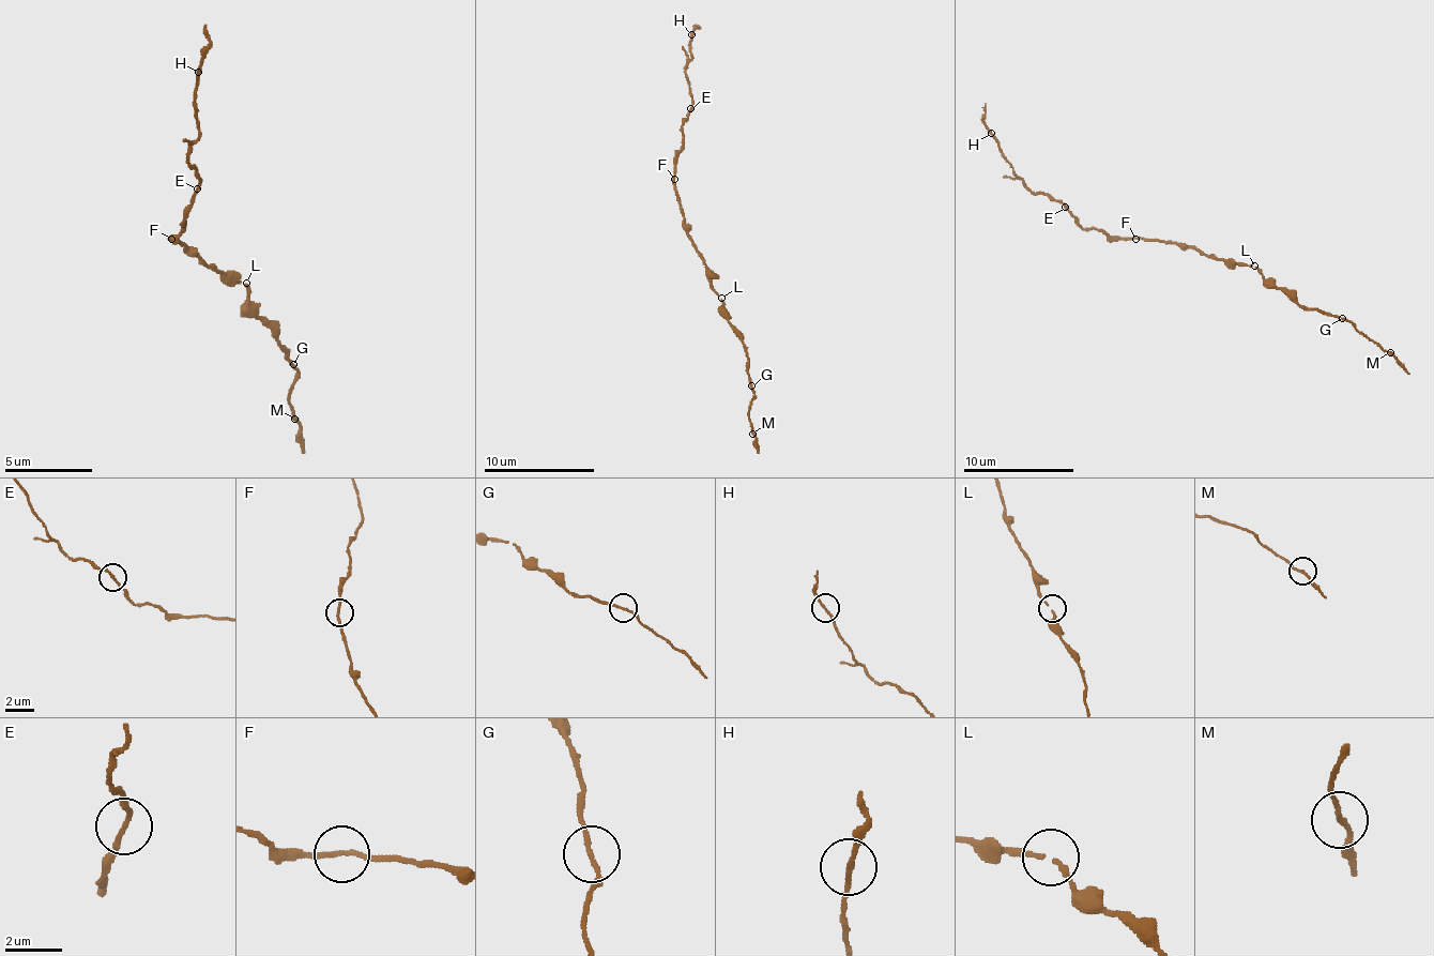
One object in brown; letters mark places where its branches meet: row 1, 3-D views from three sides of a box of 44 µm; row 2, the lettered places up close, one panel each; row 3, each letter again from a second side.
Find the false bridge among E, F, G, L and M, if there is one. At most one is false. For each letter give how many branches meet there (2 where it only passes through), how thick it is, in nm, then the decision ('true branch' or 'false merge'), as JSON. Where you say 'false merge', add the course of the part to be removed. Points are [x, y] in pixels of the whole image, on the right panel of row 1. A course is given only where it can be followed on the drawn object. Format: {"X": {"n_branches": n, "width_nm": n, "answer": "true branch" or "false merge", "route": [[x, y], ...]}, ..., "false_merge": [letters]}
{"E": {"n_branches": 2, "width_nm": 150, "answer": "false merge", "route": [[1066, 208], [1033, 191], [1013, 171], [986, 124], [986, 103]]}, "F": {"n_branches": 2, "width_nm": 170, "answer": "true branch"}, "G": {"n_branches": 2, "width_nm": 140, "answer": "true branch"}, "L": {"n_branches": 2, "width_nm": 150, "answer": "true branch"}, "M": {"n_branches": 2, "width_nm": 150, "answer": "true branch"}, "false_merge": ["E"]}

